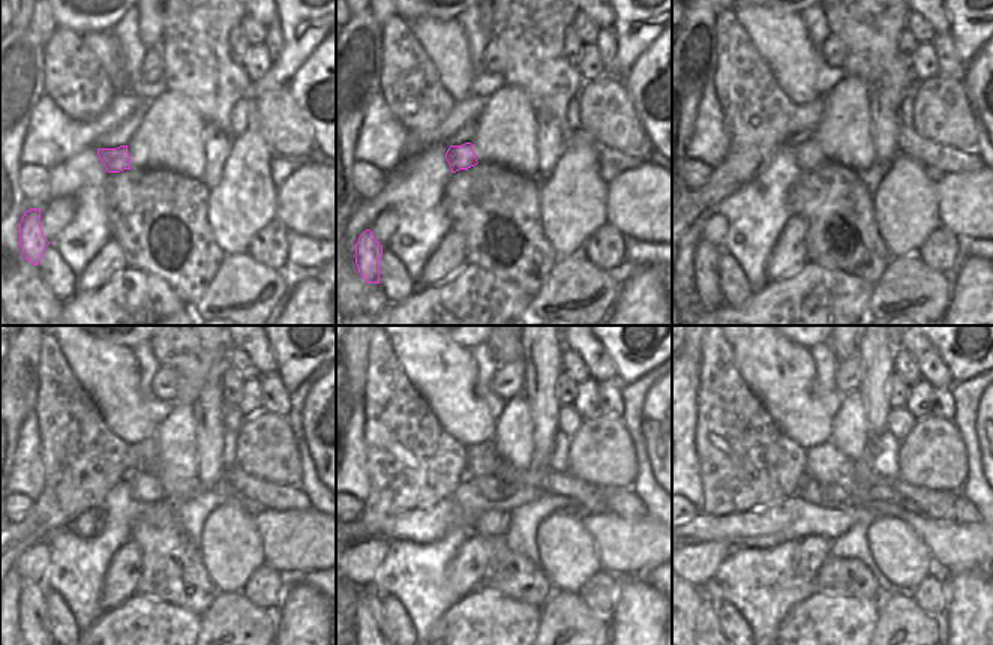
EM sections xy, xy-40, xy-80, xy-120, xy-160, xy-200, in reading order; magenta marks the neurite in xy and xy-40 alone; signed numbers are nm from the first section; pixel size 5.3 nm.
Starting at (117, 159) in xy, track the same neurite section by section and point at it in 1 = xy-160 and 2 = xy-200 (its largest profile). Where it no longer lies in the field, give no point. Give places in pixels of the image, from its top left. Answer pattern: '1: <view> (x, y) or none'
1: xy-160 (491, 488)
2: xy-200 (836, 494)

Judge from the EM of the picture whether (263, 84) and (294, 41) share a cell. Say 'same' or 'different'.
same

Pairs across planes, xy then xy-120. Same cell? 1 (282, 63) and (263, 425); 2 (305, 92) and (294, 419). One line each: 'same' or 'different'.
1: different
2: different

